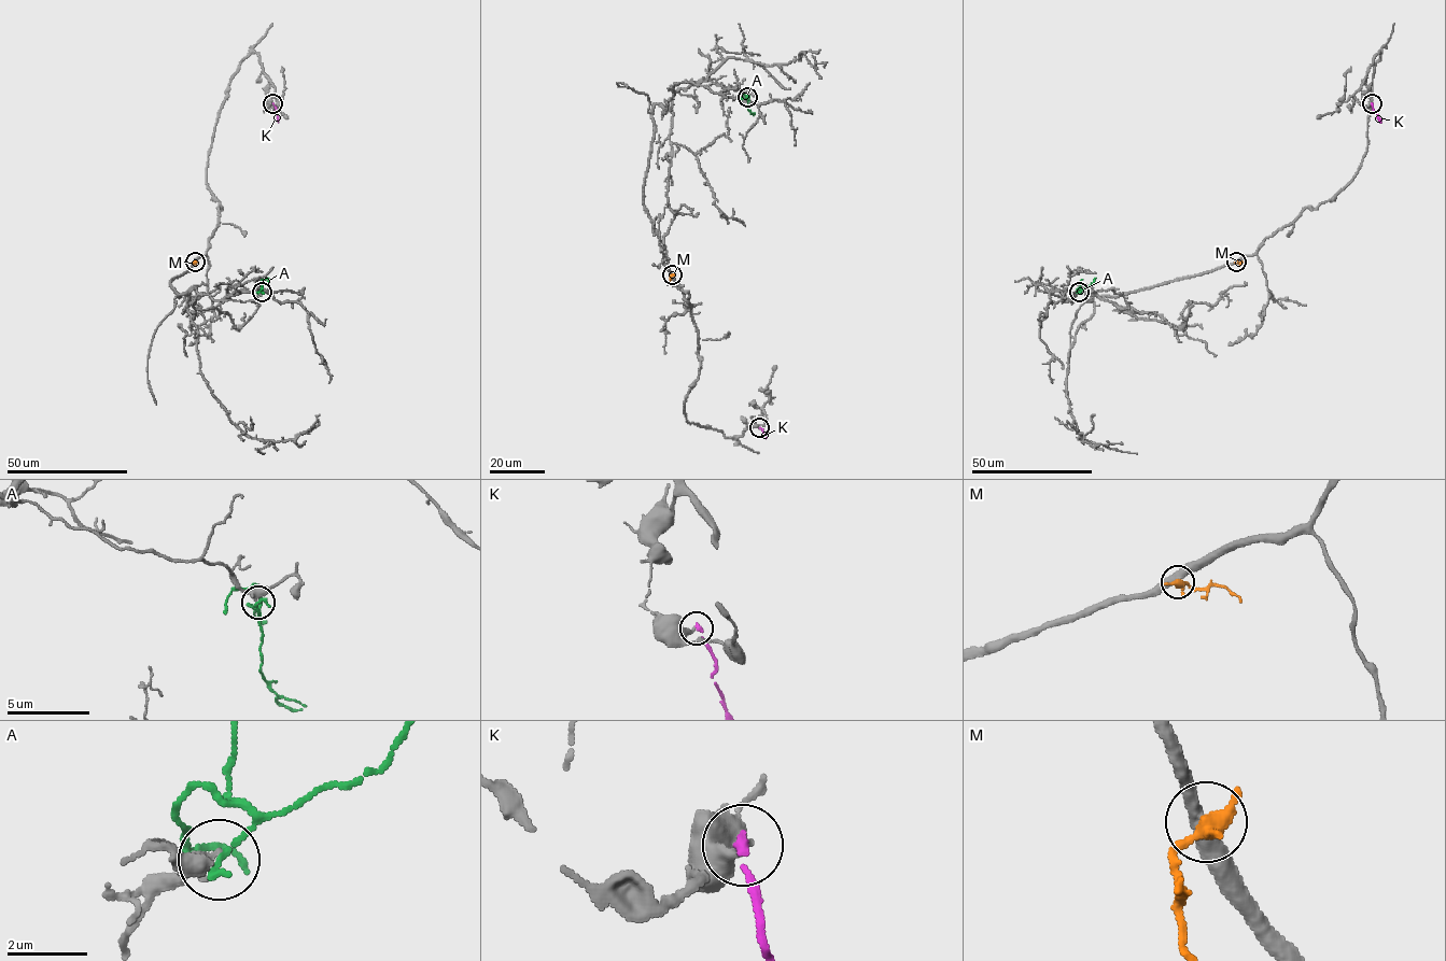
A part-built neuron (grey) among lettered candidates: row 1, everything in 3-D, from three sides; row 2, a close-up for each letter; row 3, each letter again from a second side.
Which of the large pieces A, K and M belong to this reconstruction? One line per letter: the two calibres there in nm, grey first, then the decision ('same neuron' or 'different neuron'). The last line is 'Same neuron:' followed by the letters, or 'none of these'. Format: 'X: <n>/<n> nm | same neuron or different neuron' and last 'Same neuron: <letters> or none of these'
A: 300/190 nm | different neuron
K: 320/220 nm | different neuron
M: 420/480 nm | different neuron
Same neuron: none of these

